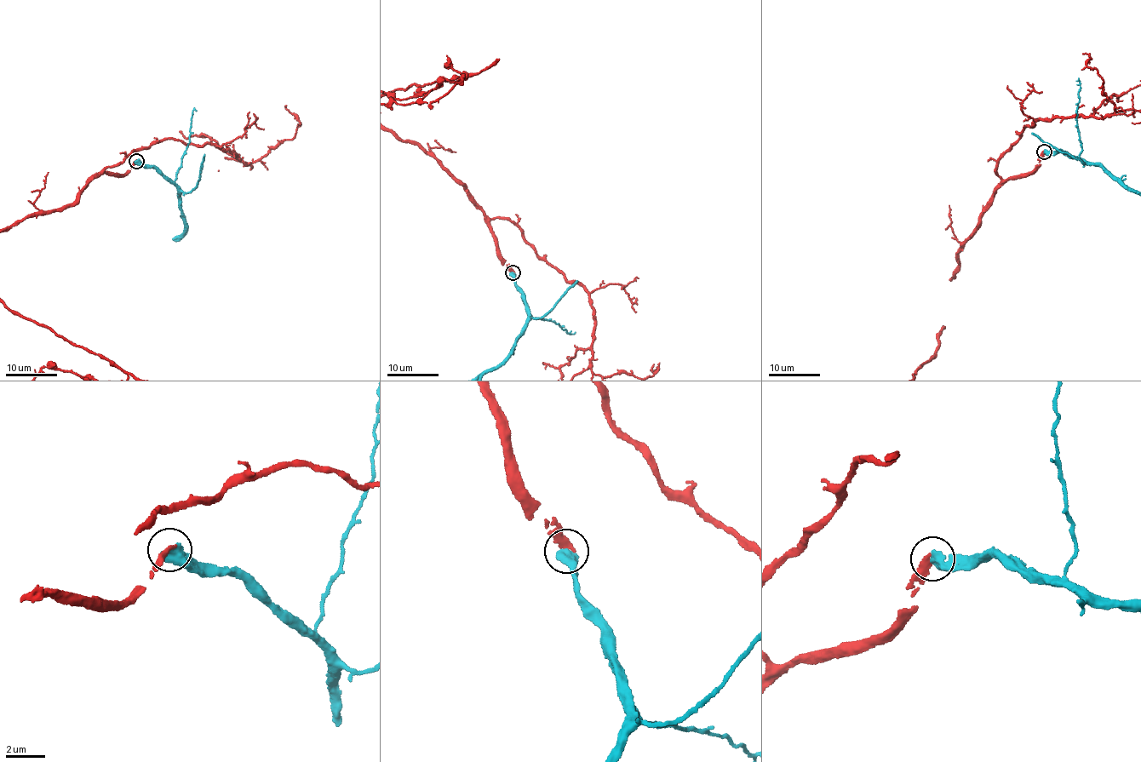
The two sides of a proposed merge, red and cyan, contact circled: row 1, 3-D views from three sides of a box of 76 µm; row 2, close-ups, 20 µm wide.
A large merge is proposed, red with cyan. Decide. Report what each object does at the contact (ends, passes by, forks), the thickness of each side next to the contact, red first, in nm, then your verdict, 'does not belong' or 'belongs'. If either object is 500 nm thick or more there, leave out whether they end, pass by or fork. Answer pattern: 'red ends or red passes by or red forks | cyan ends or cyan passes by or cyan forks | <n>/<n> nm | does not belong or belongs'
320/550 nm | belongs

